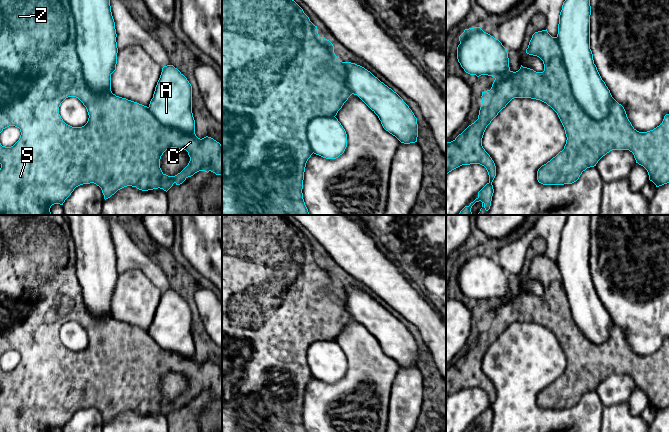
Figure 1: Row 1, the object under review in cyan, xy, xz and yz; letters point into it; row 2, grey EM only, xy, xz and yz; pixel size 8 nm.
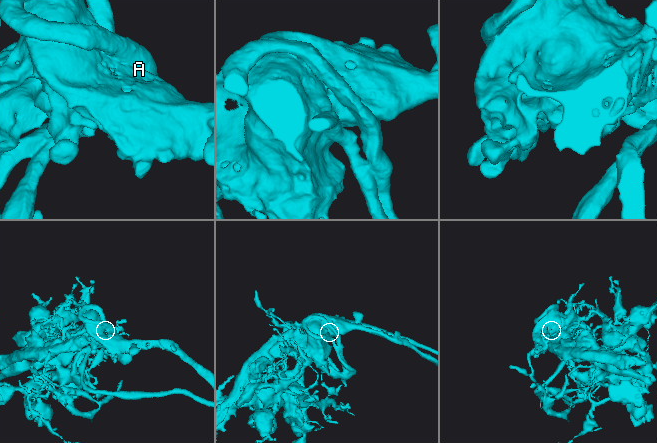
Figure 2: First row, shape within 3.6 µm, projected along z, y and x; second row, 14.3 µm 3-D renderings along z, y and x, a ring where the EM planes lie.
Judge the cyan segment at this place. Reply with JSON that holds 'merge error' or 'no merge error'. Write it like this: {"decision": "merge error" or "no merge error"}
{"decision": "merge error"}

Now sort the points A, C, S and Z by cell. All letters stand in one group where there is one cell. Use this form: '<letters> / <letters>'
A / C S Z

